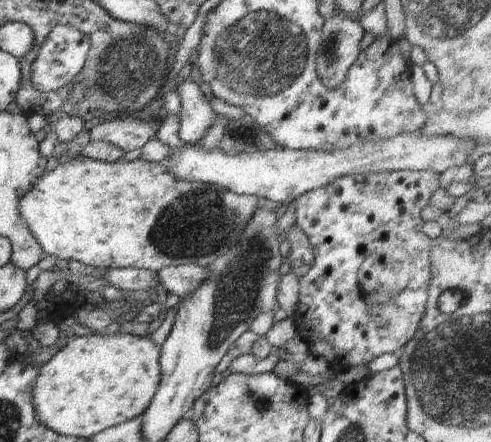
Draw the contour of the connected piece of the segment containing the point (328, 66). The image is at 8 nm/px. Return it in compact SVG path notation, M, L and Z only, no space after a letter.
M336 12L324 21L315 69L326 88L337 89L344 82L349 68L361 53L360 40L364 33L354 16Z

